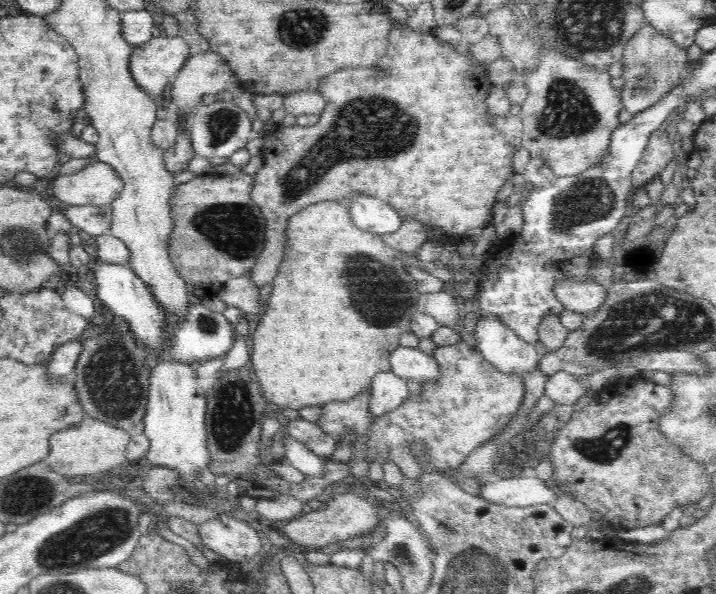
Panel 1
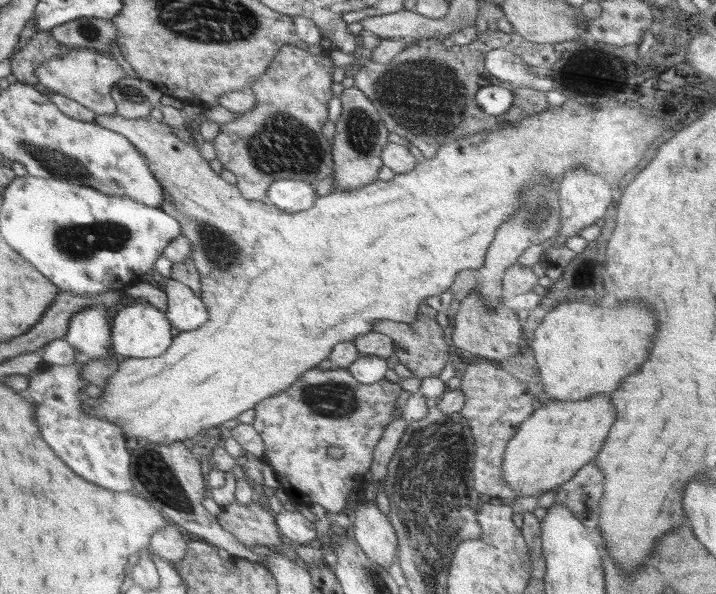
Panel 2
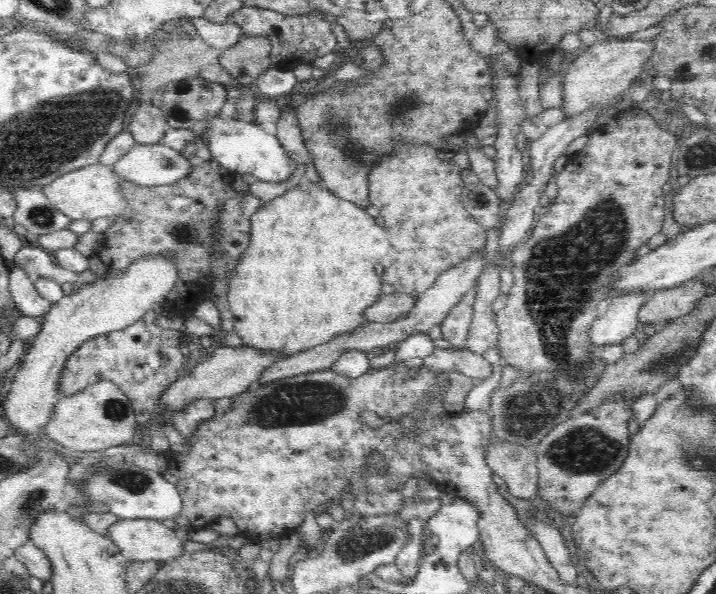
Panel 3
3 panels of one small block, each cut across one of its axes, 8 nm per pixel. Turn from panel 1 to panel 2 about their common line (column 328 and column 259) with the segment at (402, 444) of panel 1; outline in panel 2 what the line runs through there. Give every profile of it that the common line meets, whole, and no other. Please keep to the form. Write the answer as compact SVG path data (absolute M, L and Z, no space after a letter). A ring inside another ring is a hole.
M318 367L308 370L286 390L277 392L254 406L255 421L252 426L264 441L263 460L275 470L278 482L287 491L294 491L308 496L307 506L322 505L327 512L343 512L346 499L371 467L373 450L380 440L384 429L396 419L402 418L401 408L396 409L396 400L402 394L402 387L386 379L362 384L345 369L331 368L319 370ZM336 446L344 450L342 458L330 458L328 448Z

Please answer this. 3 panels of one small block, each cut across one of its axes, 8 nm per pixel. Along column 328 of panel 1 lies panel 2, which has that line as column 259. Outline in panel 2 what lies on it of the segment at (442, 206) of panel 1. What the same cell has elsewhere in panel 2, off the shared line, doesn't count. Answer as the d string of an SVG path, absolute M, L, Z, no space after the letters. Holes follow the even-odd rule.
M285 44L272 59L264 74L258 75L250 85L257 103L253 109L239 113L238 118L220 125L220 134L214 138L216 158L223 168L236 176L236 186L244 197L255 201L266 201L269 186L278 179L306 180L320 183L333 173L331 143L322 133L322 126L329 120L328 102L333 95L331 86L334 66L328 54L314 55L296 45Z

